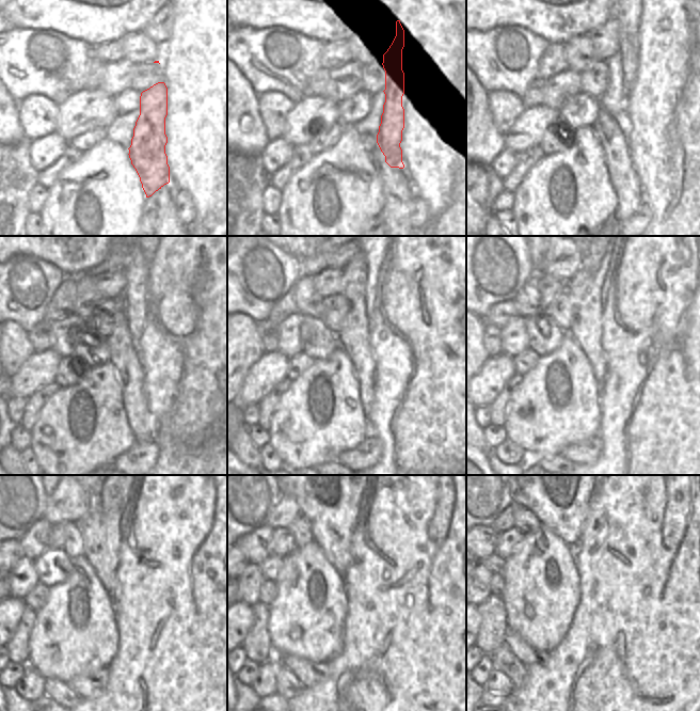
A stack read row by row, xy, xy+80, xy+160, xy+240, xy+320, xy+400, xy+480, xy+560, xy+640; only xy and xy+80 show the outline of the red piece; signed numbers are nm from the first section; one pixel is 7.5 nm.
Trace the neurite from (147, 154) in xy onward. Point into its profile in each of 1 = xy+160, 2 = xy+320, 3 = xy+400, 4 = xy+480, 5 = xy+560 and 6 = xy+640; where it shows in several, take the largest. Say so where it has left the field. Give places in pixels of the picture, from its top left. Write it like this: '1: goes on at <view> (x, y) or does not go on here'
1: goes on at xy+160 (629, 18)
2: does not go on here
3: does not go on here
4: does not go on here
5: does not go on here
6: does not go on here

